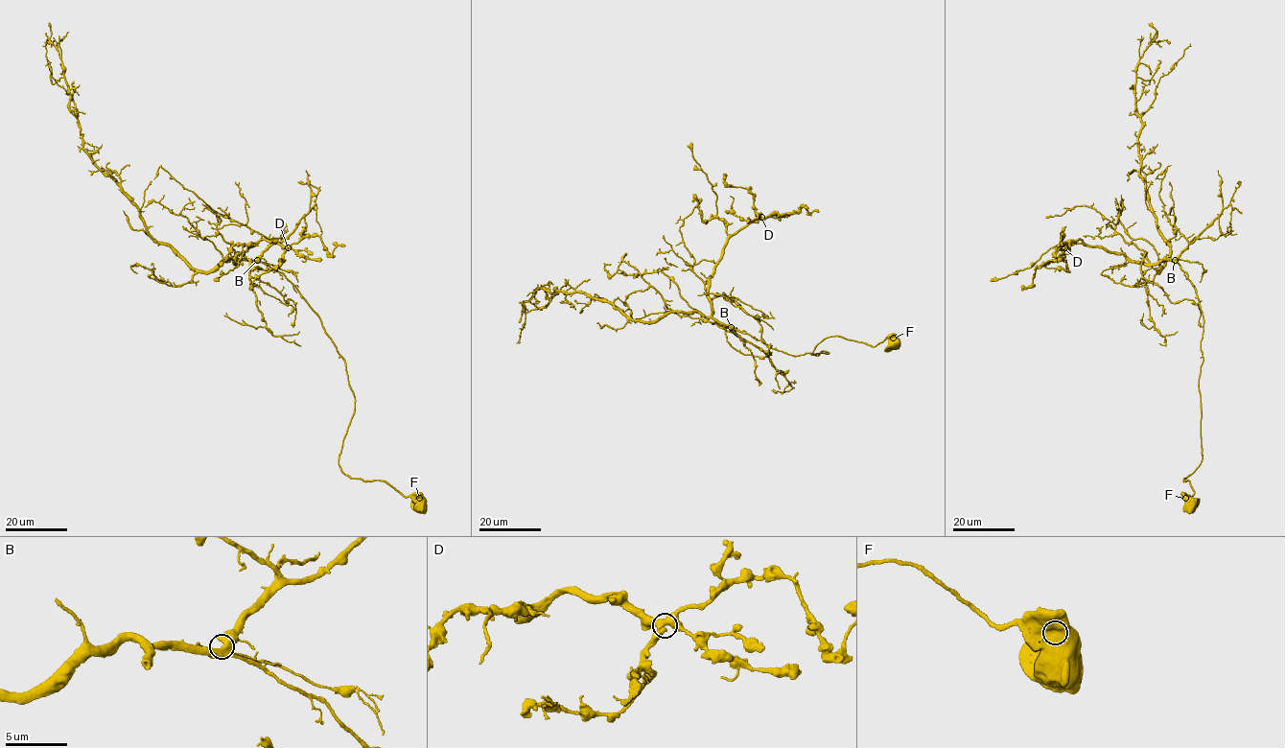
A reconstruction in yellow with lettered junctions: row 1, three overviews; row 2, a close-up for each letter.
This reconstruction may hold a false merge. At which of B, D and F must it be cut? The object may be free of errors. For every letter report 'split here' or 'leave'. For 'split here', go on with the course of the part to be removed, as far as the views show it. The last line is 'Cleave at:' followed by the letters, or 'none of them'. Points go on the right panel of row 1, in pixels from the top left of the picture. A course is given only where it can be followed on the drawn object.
B: leave
D: leave
F: leave
Cleave at: none of them

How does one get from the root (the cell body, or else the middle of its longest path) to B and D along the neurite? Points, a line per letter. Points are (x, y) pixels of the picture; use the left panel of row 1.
B: (420, 506), (383, 480), (350, 479), (342, 472), (338, 457), (355, 404), (344, 358), (298, 289), (257, 260)
D: (420, 506), (383, 480), (342, 472), (355, 404), (344, 358), (283, 273), (235, 262), (262, 240), (288, 247)

